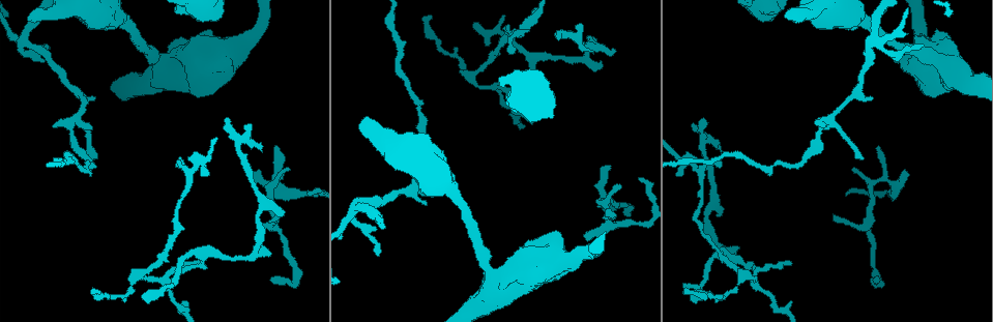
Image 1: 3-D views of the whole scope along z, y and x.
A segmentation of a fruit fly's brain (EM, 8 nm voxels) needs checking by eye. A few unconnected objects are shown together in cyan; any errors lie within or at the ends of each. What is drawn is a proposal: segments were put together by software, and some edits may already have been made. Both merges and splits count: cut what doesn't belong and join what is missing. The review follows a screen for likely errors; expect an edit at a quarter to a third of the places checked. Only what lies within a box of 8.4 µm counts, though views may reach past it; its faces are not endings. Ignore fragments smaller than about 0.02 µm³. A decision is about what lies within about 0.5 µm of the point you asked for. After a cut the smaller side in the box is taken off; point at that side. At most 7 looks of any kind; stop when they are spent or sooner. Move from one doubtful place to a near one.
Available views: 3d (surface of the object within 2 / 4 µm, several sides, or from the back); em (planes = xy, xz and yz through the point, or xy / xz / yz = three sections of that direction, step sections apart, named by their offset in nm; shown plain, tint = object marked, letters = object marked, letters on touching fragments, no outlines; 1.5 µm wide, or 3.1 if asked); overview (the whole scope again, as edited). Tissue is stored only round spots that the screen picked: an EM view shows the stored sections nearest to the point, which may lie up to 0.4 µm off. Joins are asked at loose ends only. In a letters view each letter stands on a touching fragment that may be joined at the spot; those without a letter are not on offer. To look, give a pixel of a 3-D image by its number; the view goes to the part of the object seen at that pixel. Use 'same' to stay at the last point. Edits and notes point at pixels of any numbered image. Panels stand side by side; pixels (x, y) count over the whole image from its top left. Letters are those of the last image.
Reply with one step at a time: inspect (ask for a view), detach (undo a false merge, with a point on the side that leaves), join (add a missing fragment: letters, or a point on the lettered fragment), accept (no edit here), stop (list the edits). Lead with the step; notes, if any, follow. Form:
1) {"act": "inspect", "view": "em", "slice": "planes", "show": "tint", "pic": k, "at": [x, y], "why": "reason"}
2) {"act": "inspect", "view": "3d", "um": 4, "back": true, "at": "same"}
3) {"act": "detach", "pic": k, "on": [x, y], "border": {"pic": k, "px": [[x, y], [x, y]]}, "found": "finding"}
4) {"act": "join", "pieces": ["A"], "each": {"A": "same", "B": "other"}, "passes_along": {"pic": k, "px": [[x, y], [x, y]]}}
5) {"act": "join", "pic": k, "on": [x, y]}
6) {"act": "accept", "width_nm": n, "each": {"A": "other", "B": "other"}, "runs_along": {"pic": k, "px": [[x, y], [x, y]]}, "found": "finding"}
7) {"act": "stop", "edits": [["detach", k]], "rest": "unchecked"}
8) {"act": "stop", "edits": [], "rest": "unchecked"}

{"act": "inspect", "view": "3d", "um": 4, "pic": 1, "at": [531, 123], "why": "thin end"}

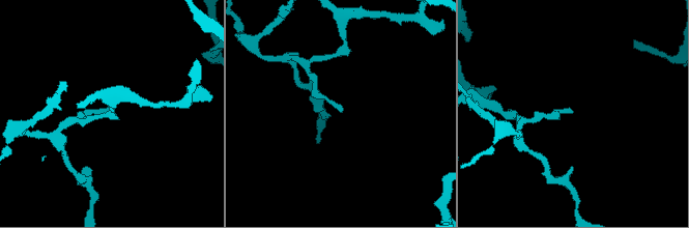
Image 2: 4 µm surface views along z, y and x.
{"act": "inspect", "view": "em", "slice": "planes", "show": "plain", "pic": 2, "at": [573, 111]}

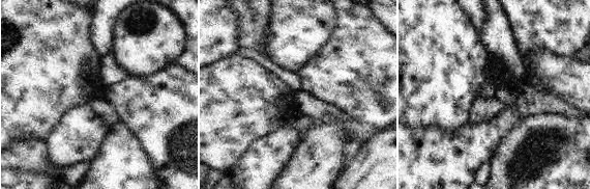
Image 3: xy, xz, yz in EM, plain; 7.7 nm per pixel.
{"act": "inspect", "view": "em", "slice": "planes", "show": "letters", "at": "same"}

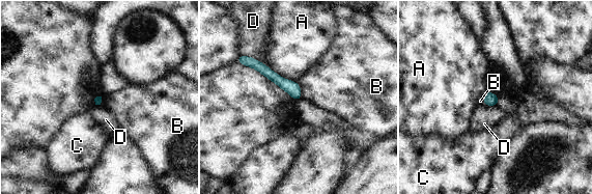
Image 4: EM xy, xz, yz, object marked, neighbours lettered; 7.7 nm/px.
{"act": "accept", "each": {"A": "other", "B": "other", "C": "other", "D": "other"}, "runs_along": {"pic": 4, "px": [[251, 60], [285, 84], [298, 96]]}, "found": "no lettered fragment goes on from it"}

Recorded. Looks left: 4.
{"act": "inspect", "view": "3d", "um": 2, "back": true, "pic": 1, "at": [591, 238], "why": "free end"}

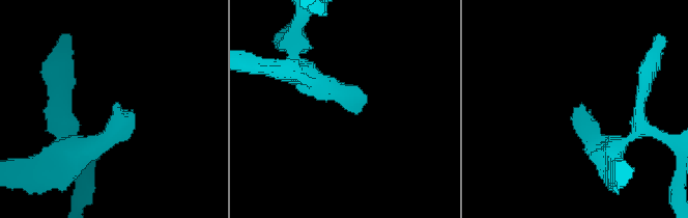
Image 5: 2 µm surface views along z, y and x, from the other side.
{"act": "inspect", "view": "em", "slice": "planes", "show": "letters", "pic": 5, "at": [349, 107]}

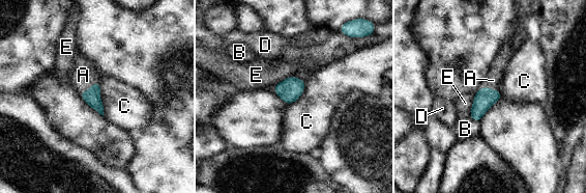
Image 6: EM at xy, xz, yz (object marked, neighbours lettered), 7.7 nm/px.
{"act": "join", "pieces": ["A"], "each": {"A": "same", "B": "other", "C": "other", "D": "other", "E": "other"}, "passes_along": {"pic": 6, "px": [[92, 97], [90, 88], [83, 75]]}, "found": "the neuron continues"}

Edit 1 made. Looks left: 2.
{"act": "inspect", "view": "3d", "um": 2, "pic": 1, "at": [275, 218]}

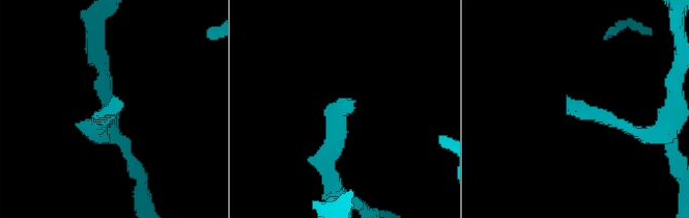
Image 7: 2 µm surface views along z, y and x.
{"act": "inspect", "view": "em", "slice": "planes", "show": "letters", "pic": 7, "at": [348, 98], "why": "shape alone is not enough"}

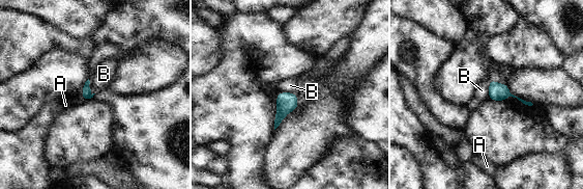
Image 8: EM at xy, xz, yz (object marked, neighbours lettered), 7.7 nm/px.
{"act": "accept", "each": {"A": "other", "B": "other"}, "border": {"pic": 8, "px": [[88, 79], [91, 95]]}, "found": "no lettered fragment goes on from it"}

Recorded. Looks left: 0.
{"act": "stop", "edits": [["join", 6]], "rest": "unchecked"}

